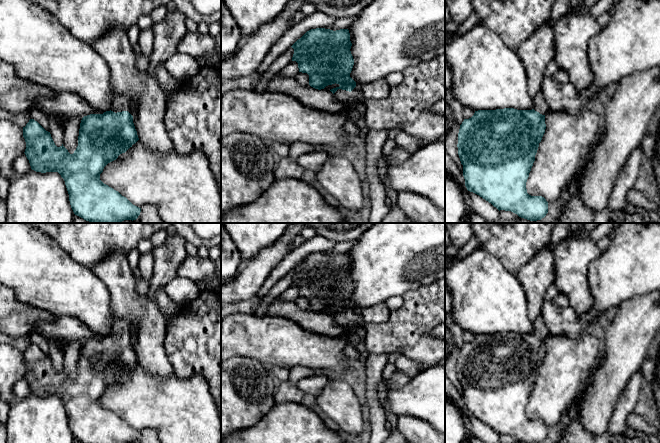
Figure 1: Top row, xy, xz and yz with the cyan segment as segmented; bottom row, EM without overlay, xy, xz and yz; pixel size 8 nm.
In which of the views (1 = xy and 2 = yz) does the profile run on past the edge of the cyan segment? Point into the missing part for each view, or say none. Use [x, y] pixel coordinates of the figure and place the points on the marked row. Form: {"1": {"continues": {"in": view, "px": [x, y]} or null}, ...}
{"1": {"continues": {"in": "xy", "px": [123, 102]}}, "2": {"continues": {"in": "yz", "px": [540, 105]}}}

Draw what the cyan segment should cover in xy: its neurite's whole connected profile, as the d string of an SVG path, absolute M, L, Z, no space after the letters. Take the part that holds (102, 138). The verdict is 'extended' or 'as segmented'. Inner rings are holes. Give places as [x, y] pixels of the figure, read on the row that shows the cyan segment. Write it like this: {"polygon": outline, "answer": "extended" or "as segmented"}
{"polygon": "M117 95L110 111L84 116L80 123L78 146L73 154L70 154L63 144L57 147L50 132L34 119L30 119L23 127L26 142L24 153L31 169L41 173L58 172L65 181L74 214L86 221L121 223L124 220L136 220L140 215L141 208L133 205L126 197L100 180L104 167L139 140L133 123L133 114L137 107L136 97Z", "answer": "extended"}

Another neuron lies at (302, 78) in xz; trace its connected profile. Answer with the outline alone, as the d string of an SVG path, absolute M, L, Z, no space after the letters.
M299 72L295 76L295 79L296 79L297 83L302 85L302 86L309 85L309 75L307 73Z

